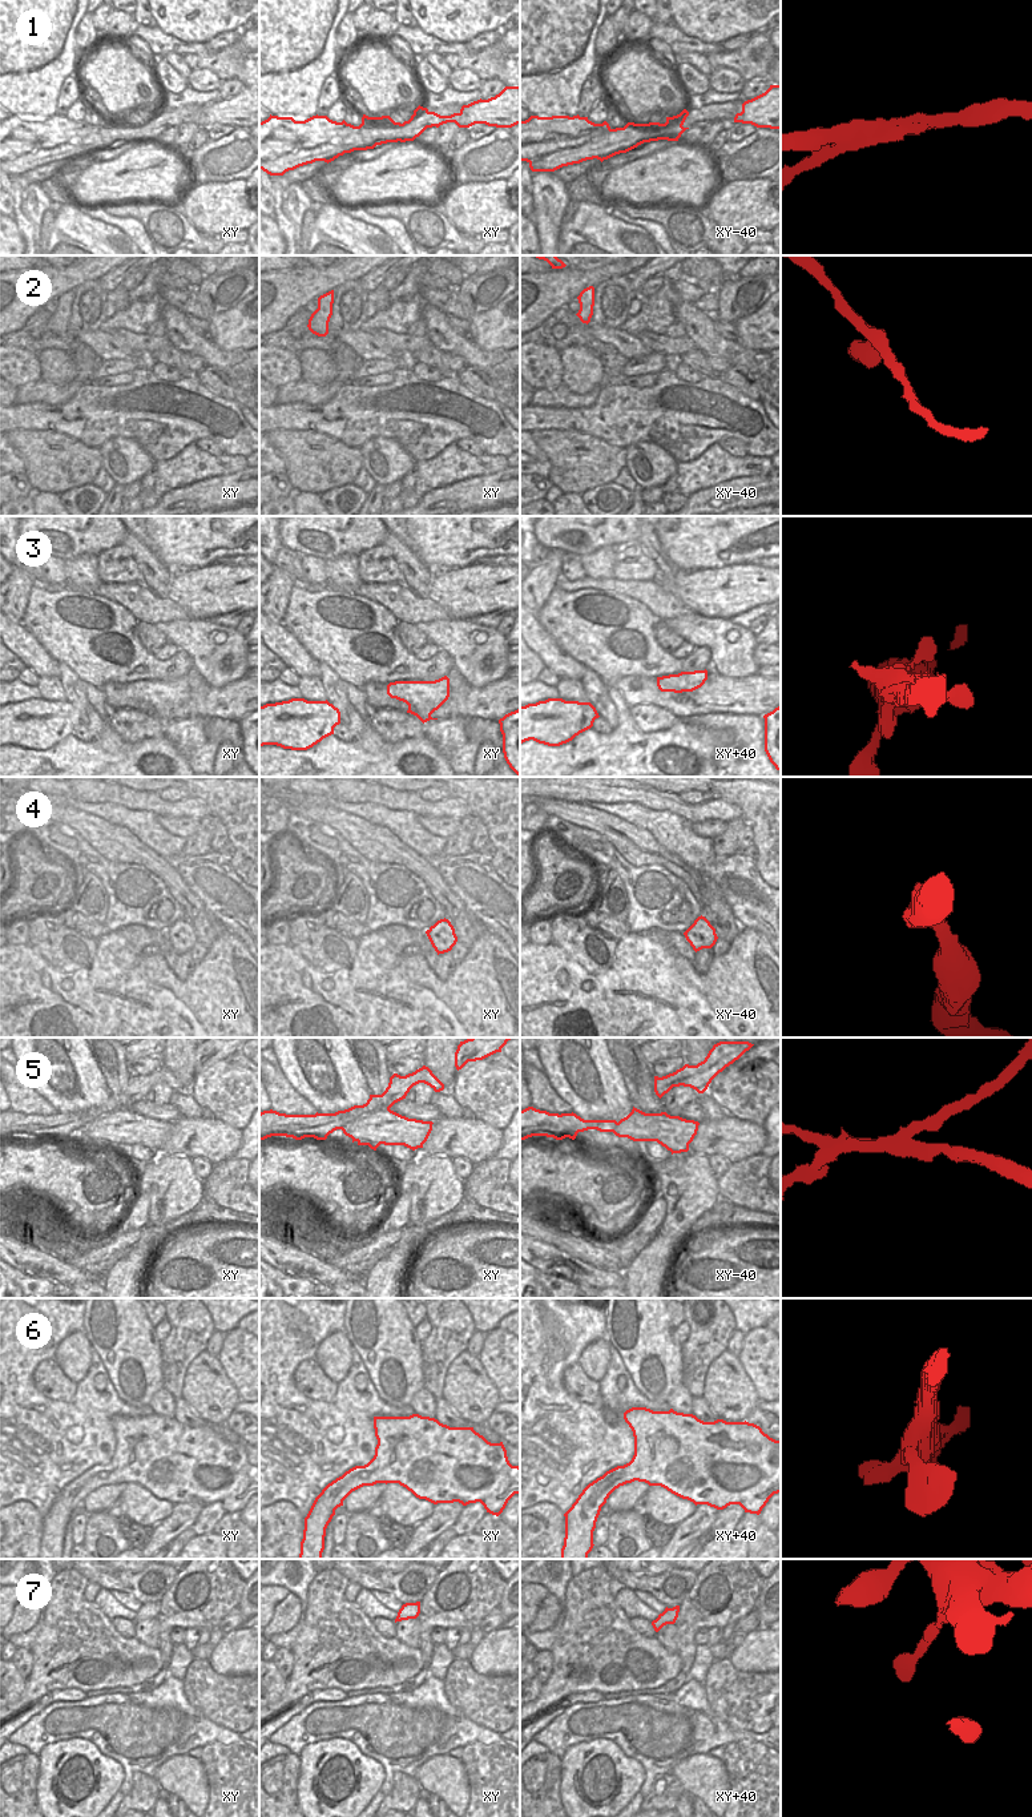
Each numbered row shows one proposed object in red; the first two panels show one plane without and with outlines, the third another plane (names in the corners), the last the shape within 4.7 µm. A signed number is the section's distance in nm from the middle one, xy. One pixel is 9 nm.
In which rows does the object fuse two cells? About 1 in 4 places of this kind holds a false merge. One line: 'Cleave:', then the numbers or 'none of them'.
Cleave: 1, 5

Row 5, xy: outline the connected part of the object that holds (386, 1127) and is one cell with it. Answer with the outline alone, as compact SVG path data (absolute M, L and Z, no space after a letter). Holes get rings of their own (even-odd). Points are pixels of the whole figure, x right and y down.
M390 1108L374 1111L342 1128L343 1133L358 1145L368 1145L376 1151L380 1144L404 1145L412 1151L423 1148L432 1121L402 1116Z

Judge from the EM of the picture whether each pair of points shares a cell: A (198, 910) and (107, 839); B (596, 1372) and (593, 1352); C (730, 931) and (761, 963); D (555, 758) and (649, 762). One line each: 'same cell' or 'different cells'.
A: same cell
B: same cell
C: different cells
D: same cell

